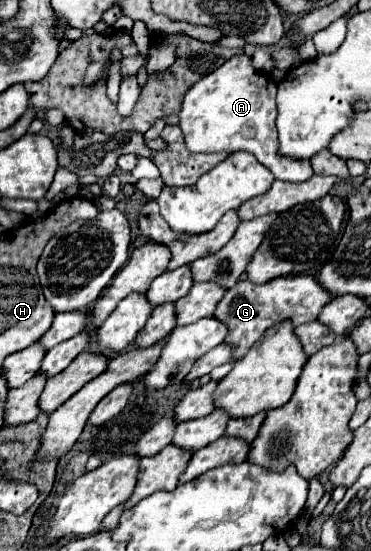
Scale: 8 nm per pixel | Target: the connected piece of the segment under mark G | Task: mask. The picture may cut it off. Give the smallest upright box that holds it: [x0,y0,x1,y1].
[214,274,332,360]

